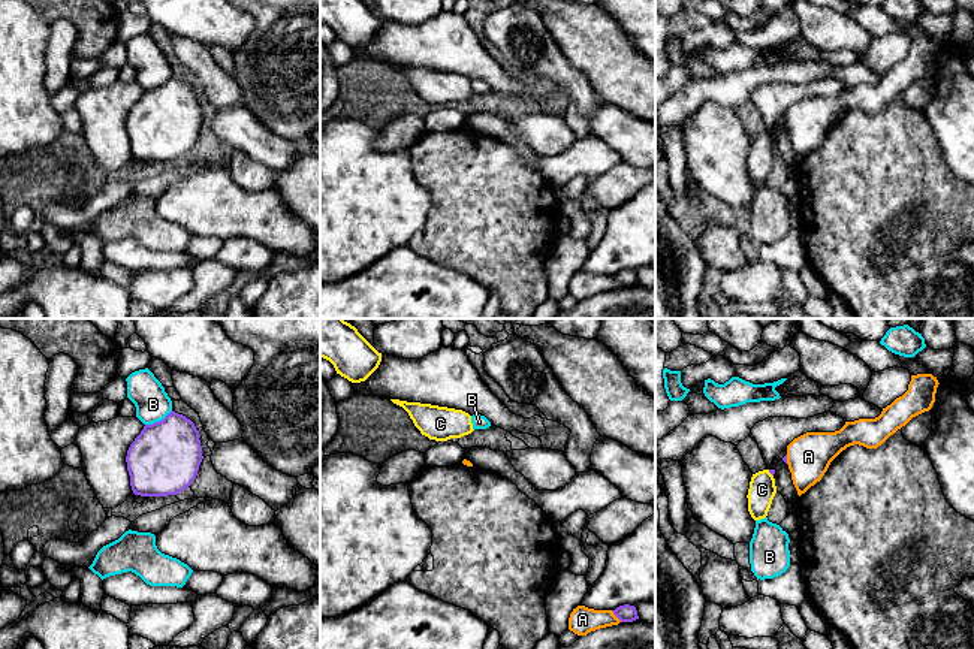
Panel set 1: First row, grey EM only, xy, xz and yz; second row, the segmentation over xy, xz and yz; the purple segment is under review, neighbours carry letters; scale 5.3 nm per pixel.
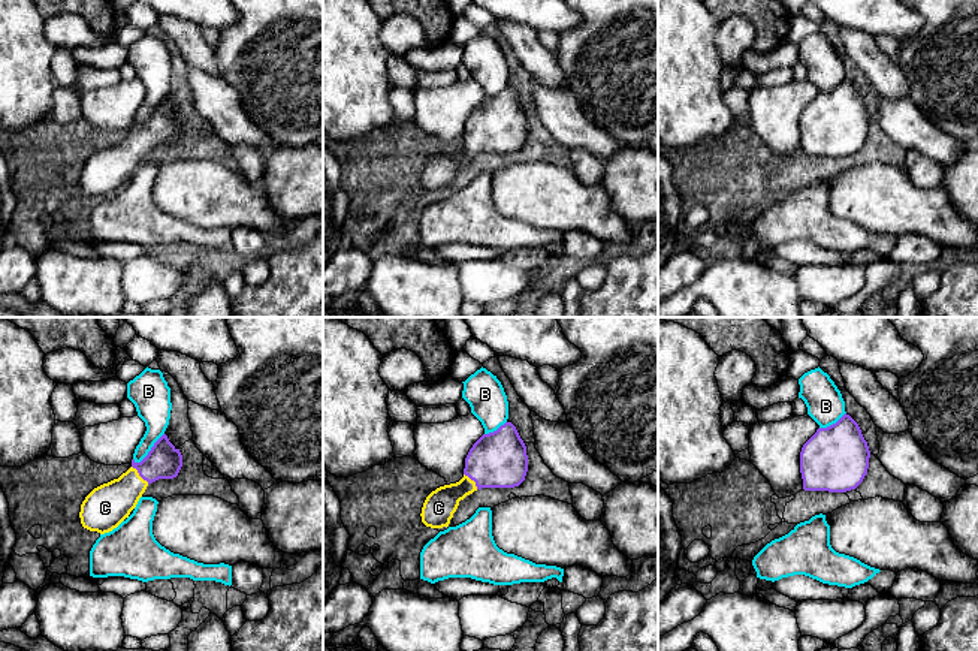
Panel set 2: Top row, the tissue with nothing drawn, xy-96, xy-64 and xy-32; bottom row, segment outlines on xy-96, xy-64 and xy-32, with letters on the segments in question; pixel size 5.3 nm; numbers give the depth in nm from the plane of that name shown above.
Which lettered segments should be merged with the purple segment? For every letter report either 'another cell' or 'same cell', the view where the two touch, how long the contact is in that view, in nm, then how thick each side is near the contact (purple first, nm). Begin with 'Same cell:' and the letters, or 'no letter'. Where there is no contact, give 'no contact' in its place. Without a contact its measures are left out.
Same cell: C
A: another cell; contact in xz; length 90 nm; calibres 100 and 140 nm
B: another cell; contact in xy; length 170 nm; calibres 380 and 190 nm
C: same cell; contact in yz; length 50 nm; calibres 30 and 140 nm

